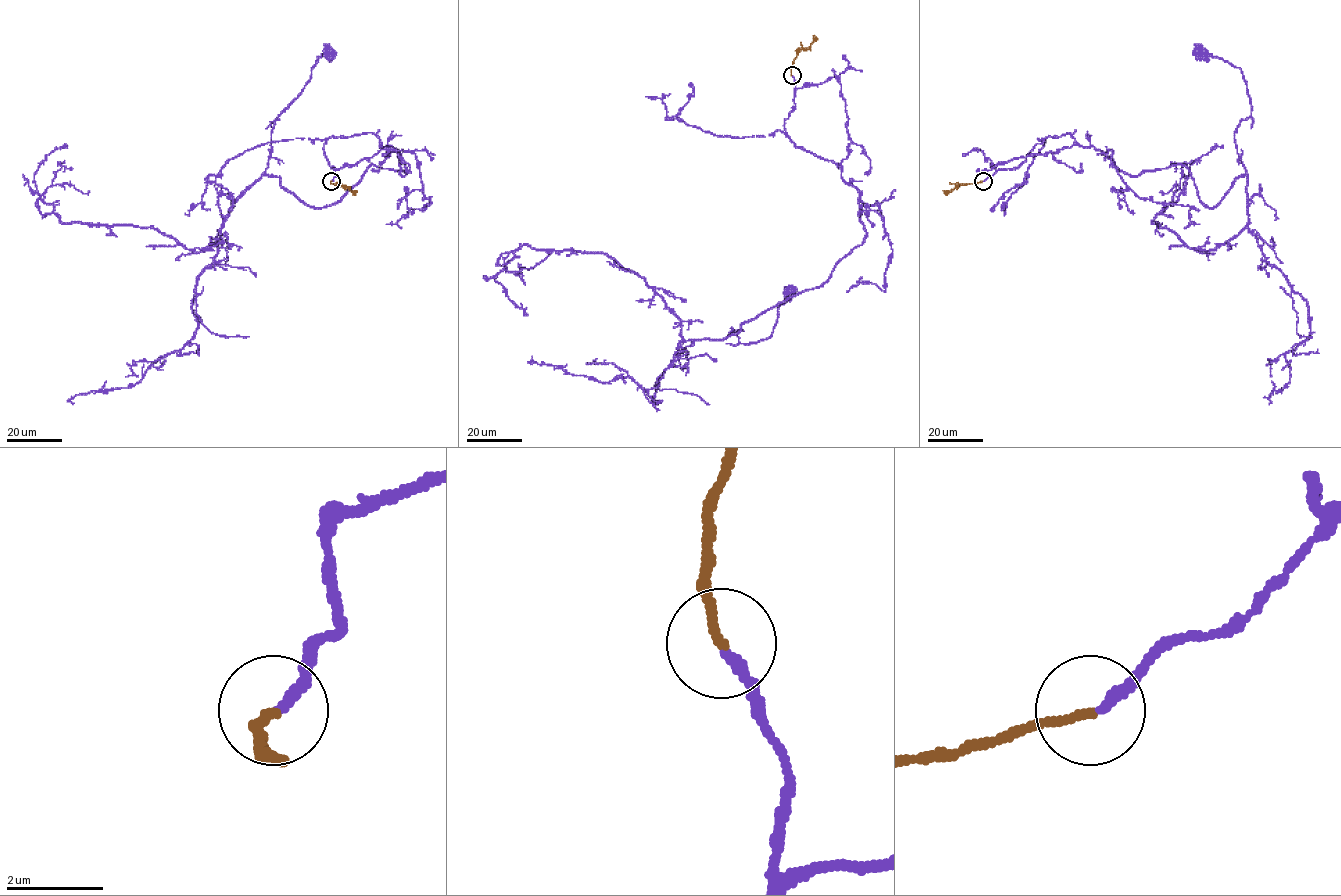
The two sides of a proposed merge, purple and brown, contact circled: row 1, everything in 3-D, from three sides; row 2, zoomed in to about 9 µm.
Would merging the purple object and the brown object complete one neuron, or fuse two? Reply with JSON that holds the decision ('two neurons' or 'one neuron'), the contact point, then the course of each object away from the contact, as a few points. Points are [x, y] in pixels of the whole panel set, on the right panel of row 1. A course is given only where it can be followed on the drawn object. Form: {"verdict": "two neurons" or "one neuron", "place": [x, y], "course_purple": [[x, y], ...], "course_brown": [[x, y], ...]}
{"verdict": "one neuron", "place": [983, 181], "course_purple": [[983, 181], [1069, 133], [1132, 176], [1183, 165], [1214, 207], [1245, 173], [1250, 97], [1198, 53]], "course_brown": [[983, 181], [958, 184], [949, 192], [943, 191]]}

